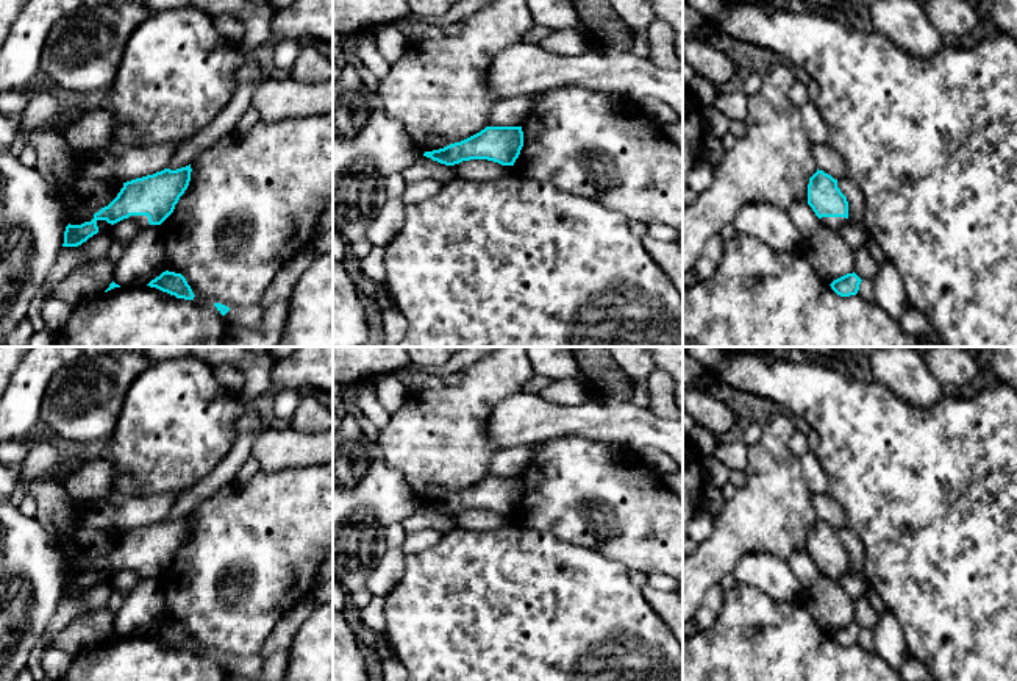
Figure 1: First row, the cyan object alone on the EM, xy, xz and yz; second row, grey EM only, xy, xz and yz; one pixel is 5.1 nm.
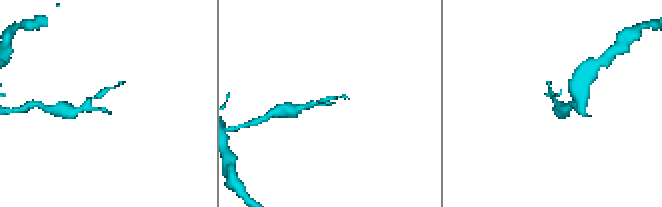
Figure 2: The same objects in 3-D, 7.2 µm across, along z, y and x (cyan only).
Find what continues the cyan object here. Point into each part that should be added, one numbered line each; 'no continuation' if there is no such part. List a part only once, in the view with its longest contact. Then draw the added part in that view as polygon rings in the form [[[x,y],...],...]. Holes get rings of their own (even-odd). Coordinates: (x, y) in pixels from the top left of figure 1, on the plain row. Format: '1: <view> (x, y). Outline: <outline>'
1: xy (142, 570). Outline: [[[130,565],[128,570],[133,570],[137,573],[142,579],[159,579],[161,575],[150,575],[147,565]]]

